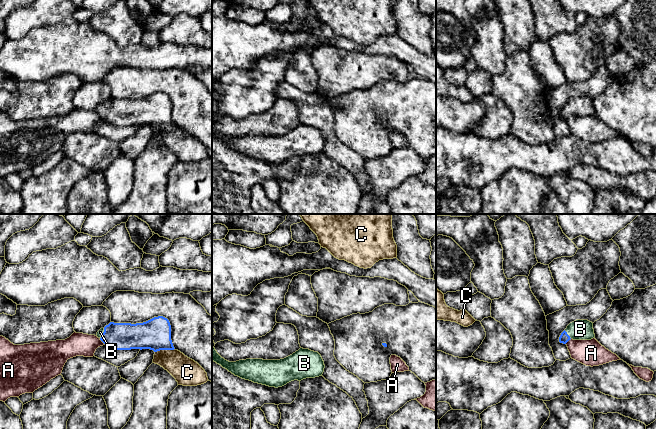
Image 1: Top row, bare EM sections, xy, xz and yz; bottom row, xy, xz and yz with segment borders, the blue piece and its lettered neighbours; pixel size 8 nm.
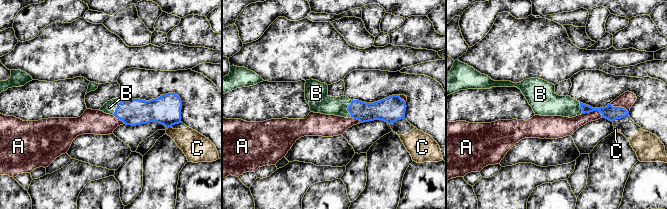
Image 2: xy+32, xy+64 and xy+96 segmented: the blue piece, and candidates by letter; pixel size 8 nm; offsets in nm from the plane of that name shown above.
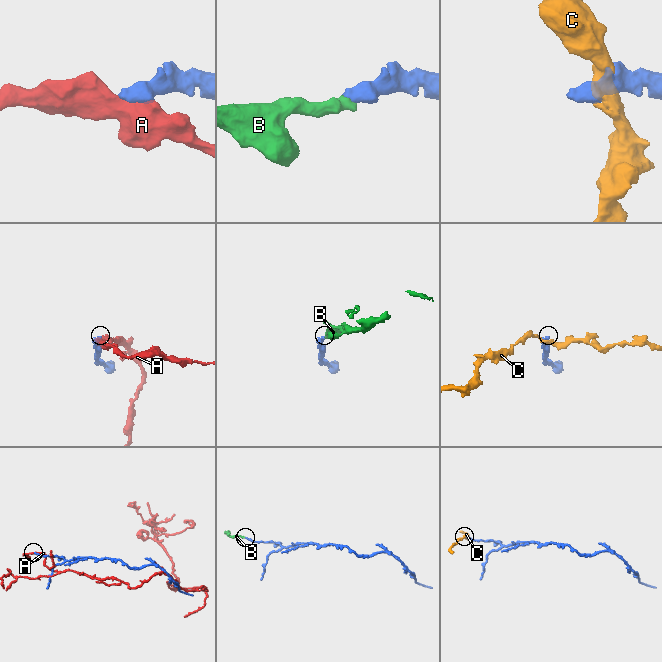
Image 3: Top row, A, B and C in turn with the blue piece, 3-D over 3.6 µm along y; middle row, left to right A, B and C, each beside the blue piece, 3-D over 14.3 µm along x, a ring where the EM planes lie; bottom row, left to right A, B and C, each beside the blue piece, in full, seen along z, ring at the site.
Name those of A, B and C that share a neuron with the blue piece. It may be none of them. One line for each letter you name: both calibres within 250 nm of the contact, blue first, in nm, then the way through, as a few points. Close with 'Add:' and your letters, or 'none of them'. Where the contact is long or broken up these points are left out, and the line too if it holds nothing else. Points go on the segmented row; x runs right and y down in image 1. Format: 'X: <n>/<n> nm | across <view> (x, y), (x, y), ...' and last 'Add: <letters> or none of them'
B: 80/160 nm | across yz (564, 337), (567, 334), (580, 329)
Add: B

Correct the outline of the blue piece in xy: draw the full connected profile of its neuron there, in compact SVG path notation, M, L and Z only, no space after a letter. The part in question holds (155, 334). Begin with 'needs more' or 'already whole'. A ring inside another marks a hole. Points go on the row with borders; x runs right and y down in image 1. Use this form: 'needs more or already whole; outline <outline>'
needs more; outline M163 316L136 324L110 322L97 332L97 337L116 350L150 349L157 352L175 349L170 322Z

